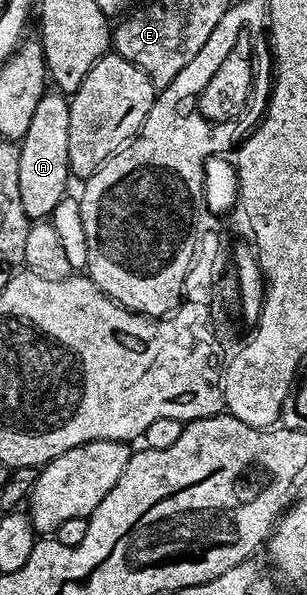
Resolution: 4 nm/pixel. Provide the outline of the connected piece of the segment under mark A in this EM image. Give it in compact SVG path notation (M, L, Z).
M46 90L35 106L31 126L19 141L19 198L23 198L23 210L27 210L30 221L41 222L52 217L55 206L67 195L65 188L71 181L67 146L71 130L71 114L66 93Z

